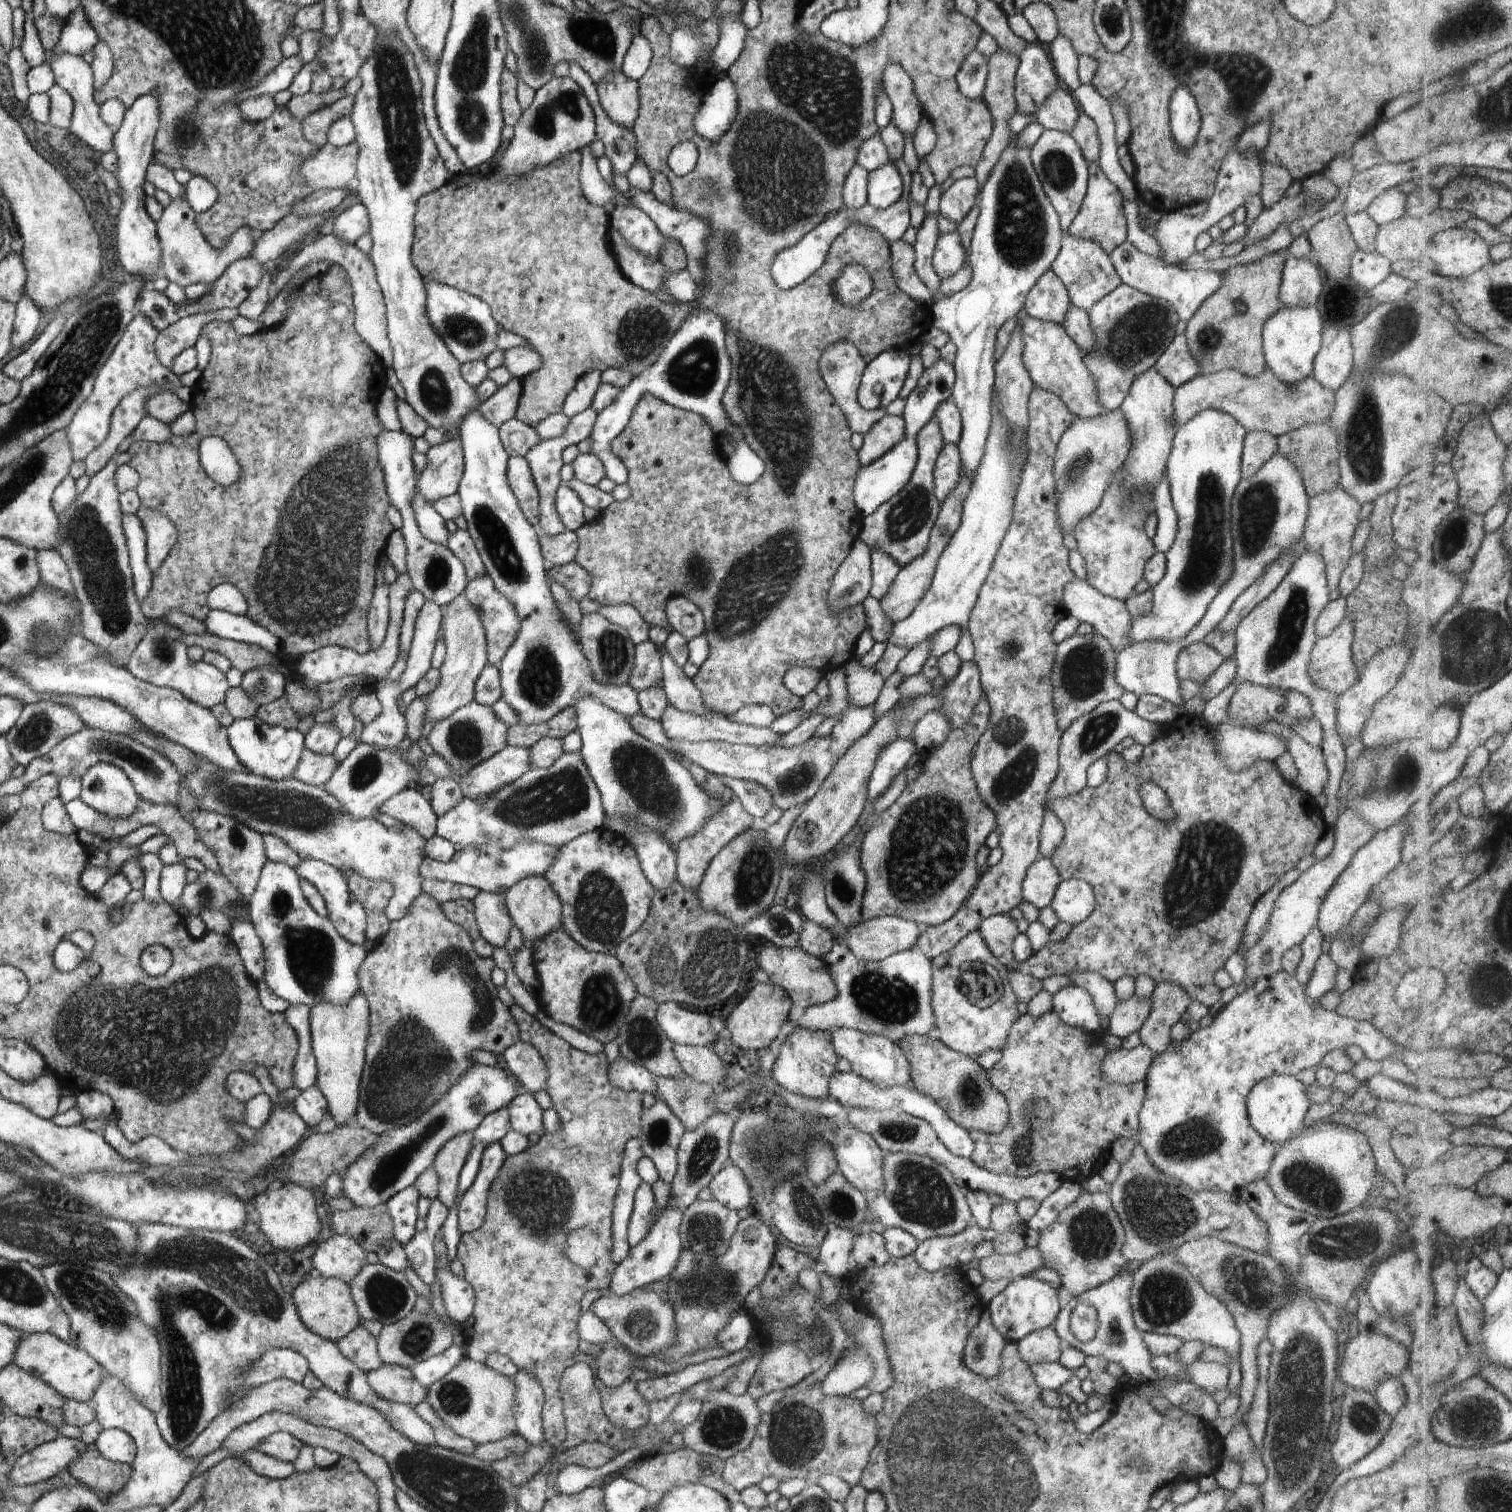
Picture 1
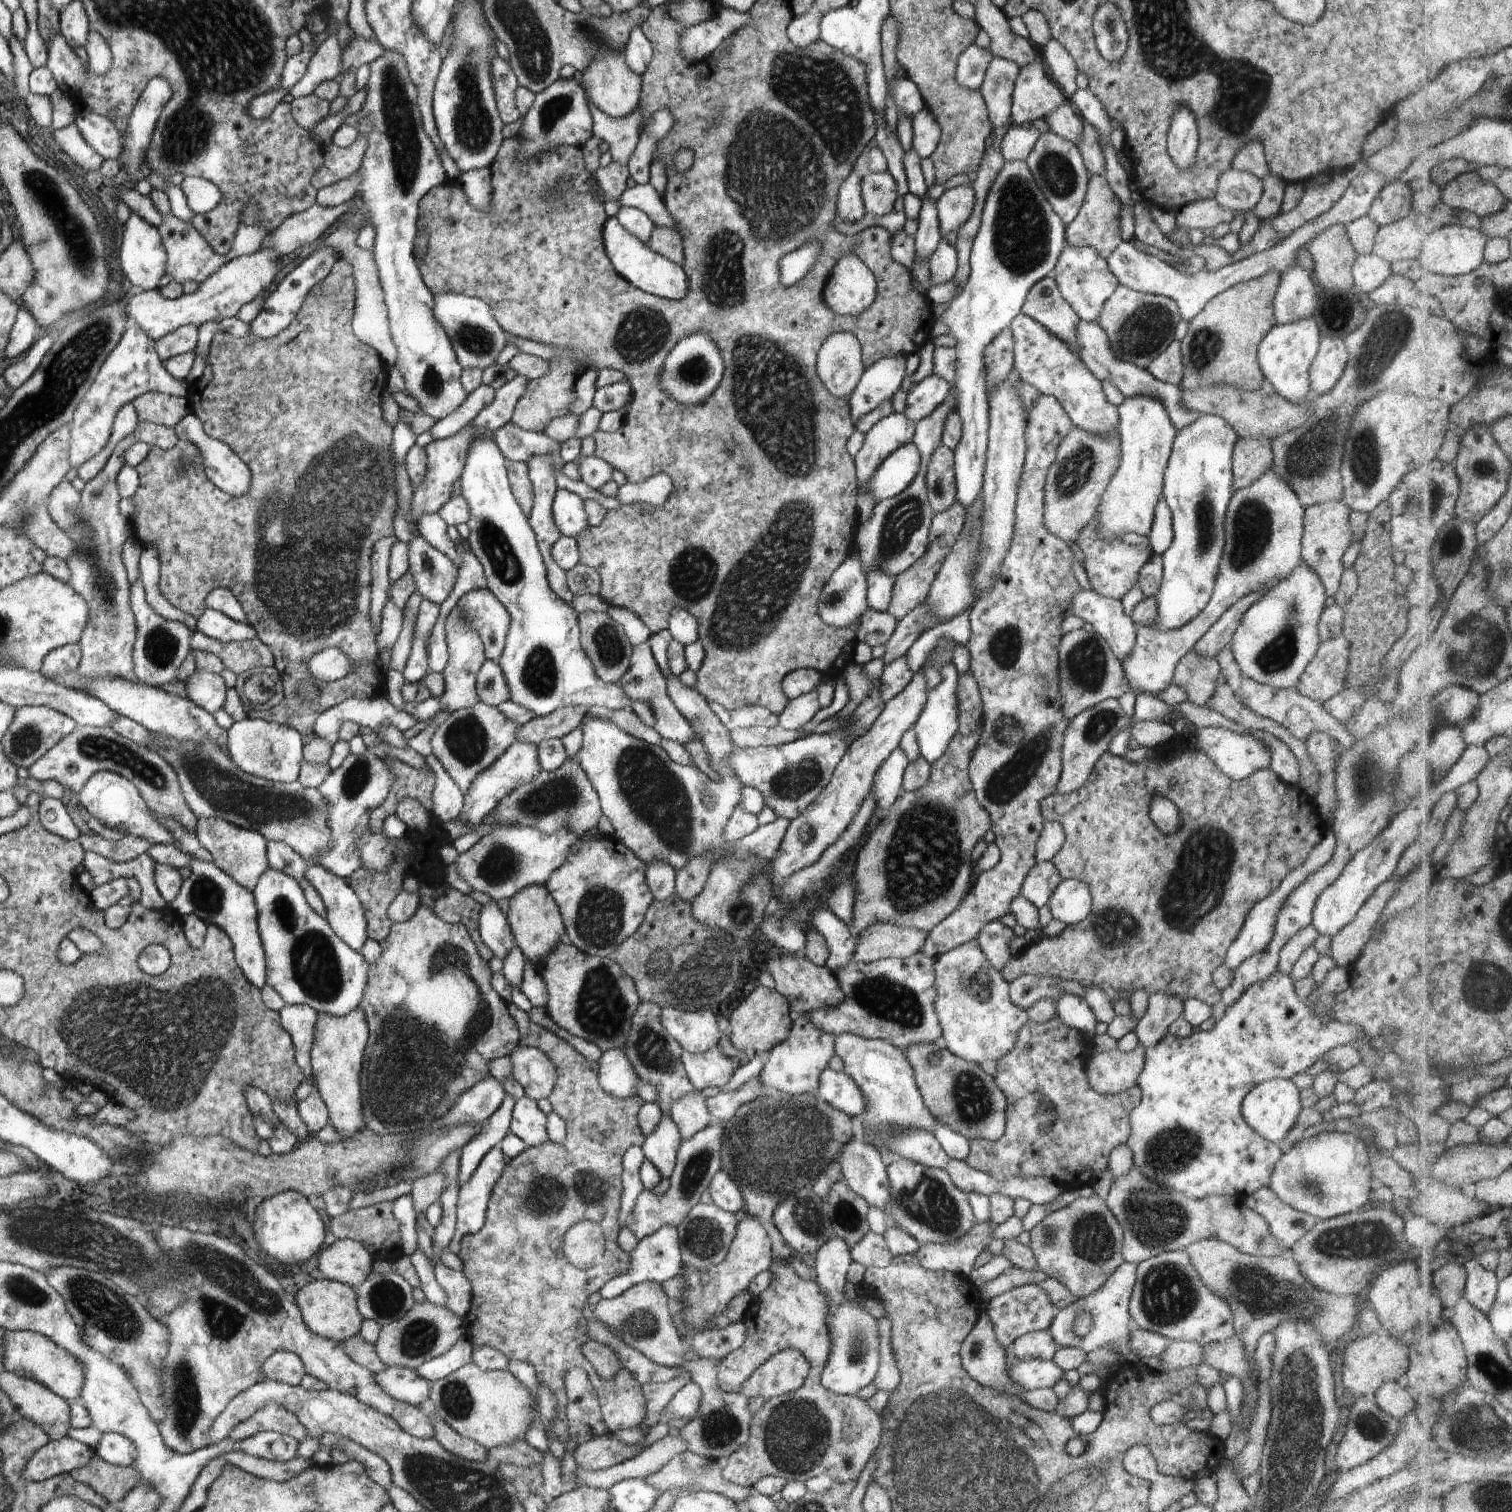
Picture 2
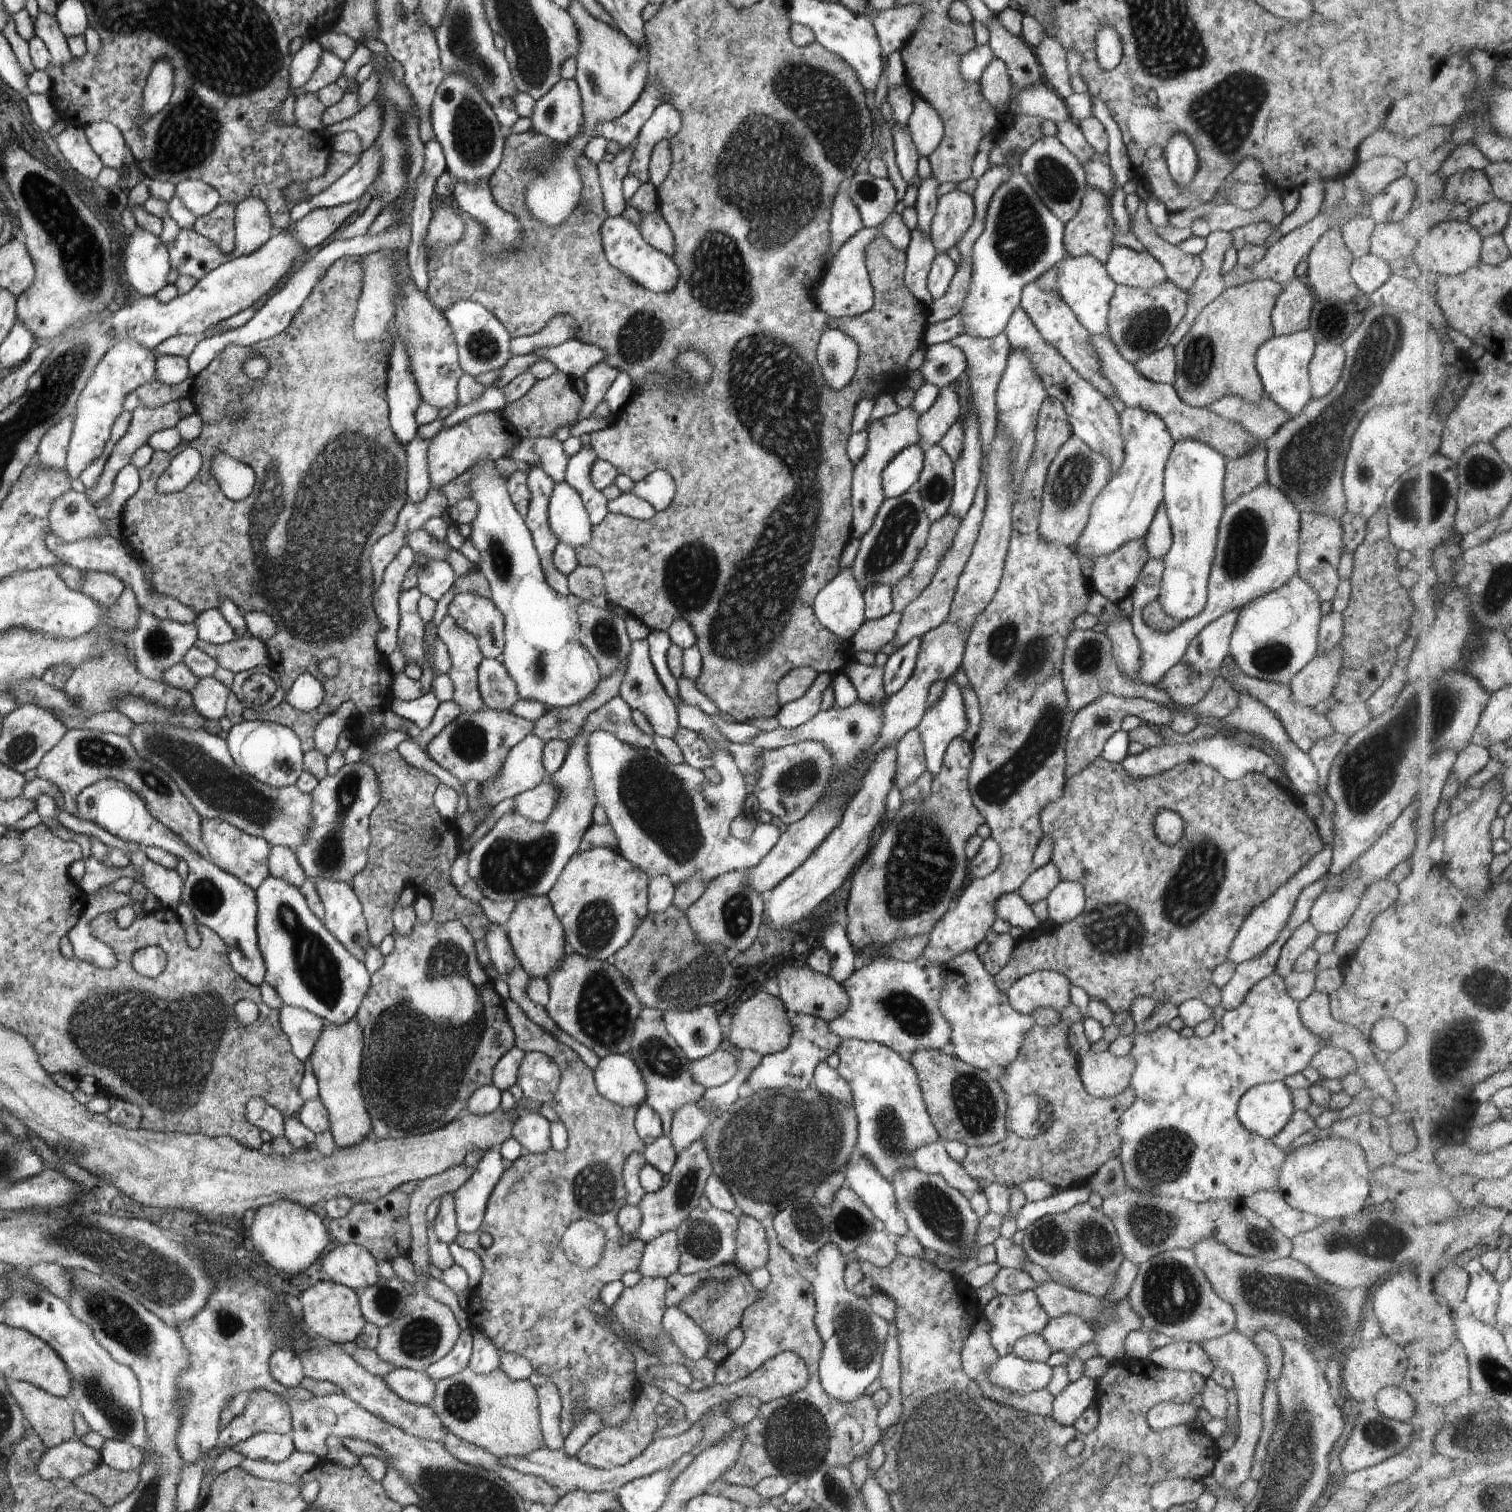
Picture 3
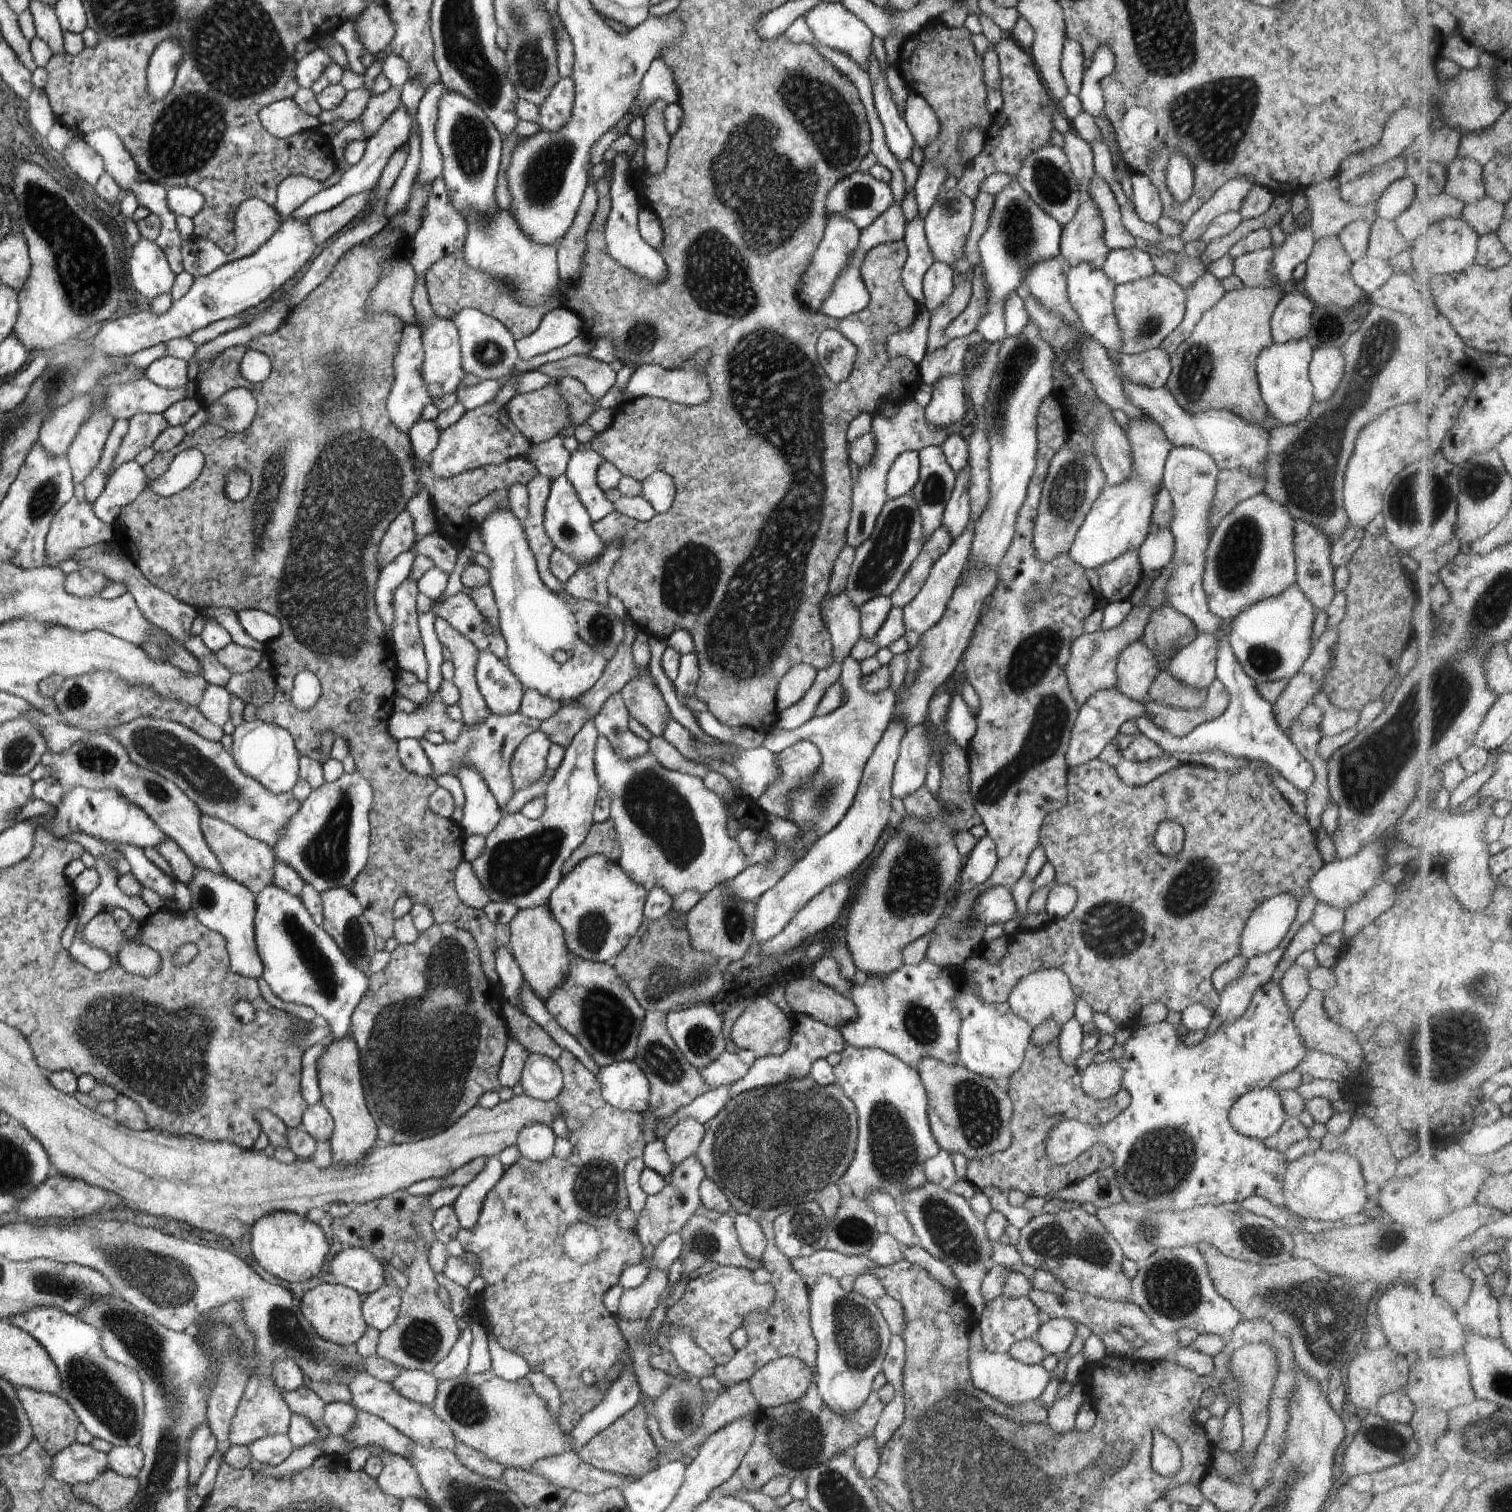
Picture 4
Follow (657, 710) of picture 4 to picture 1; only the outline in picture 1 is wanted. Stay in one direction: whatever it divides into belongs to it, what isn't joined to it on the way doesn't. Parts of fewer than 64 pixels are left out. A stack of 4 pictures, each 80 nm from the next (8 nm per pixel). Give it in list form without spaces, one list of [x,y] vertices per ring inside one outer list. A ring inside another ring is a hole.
[[[649,640],[635,647],[634,668],[627,684],[639,692],[656,688],[663,684],[661,654]],[[668,704],[664,714],[660,717],[660,724],[670,741],[688,741],[695,743],[700,741],[726,741],[735,745],[752,745],[753,747],[774,747],[780,740],[780,735],[771,728],[762,728],[729,721],[722,713],[710,713],[706,717],[688,715],[676,710]]]

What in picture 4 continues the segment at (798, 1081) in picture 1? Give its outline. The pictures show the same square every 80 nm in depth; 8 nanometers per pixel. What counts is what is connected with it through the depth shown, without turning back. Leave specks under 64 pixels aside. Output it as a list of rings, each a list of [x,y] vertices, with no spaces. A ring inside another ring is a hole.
[[[787,1011],[787,1017],[792,1031],[790,1048],[780,1056],[772,1055],[758,1058],[754,1065],[749,1068],[746,1076],[729,1088],[730,1097],[738,1096],[740,1093],[745,1093],[749,1090],[774,1086],[795,1076],[806,1077],[809,1075],[810,1067],[816,1059],[825,1059],[832,1052],[841,1053],[845,1049],[845,1040],[838,1029],[826,1026],[826,1024],[802,1013]]]

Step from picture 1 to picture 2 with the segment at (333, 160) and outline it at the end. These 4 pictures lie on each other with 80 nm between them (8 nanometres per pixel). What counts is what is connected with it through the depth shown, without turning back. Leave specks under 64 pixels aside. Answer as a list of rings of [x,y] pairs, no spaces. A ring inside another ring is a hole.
[[[360,132],[354,144],[348,148],[341,149],[334,144],[325,146],[322,166],[311,178],[312,186],[318,192],[354,174],[361,167],[368,146],[366,137]]]

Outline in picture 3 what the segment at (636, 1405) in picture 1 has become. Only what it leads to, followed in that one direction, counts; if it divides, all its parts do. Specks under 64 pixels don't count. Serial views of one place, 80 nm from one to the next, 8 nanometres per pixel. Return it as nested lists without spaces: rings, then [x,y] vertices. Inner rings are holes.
[[[512,999],[503,1001],[506,1016],[514,1031],[515,1046],[525,1053],[538,1051],[547,1054],[559,1066],[561,1081],[550,1106],[564,1122],[569,1145],[564,1152],[553,1148],[545,1154],[526,1152],[504,1171],[502,1178],[490,1193],[480,1228],[473,1233],[459,1233],[455,1242],[480,1256],[483,1274],[471,1292],[468,1320],[472,1329],[481,1330],[499,1351],[514,1353],[527,1358],[539,1375],[547,1376],[559,1390],[561,1417],[559,1429],[563,1437],[575,1425],[577,1406],[571,1397],[571,1383],[580,1380],[588,1390],[588,1408],[596,1410],[606,1427],[621,1425],[634,1408],[639,1383],[634,1369],[634,1356],[607,1327],[598,1323],[598,1316],[590,1306],[600,1299],[603,1286],[620,1281],[625,1272],[637,1270],[643,1255],[644,1244],[636,1241],[629,1249],[620,1244],[623,1232],[616,1222],[618,1211],[627,1204],[627,1190],[623,1181],[623,1166],[627,1156],[642,1153],[645,1144],[636,1133],[634,1119],[638,1107],[623,1107],[604,1098],[595,1085],[594,1071],[569,1046],[562,1044],[547,1030],[534,1024]],[[576,1220],[595,1222],[604,1232],[606,1254],[592,1268],[585,1269],[566,1260],[560,1238],[570,1222]]]

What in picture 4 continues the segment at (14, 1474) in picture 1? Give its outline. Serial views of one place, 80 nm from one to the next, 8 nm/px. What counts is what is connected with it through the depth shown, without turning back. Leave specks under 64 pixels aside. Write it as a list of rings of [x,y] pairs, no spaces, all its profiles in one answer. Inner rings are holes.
[[[76,1442],[55,1454],[52,1458],[51,1475],[70,1486],[97,1481],[102,1476],[102,1473],[109,1468],[107,1454],[96,1450],[91,1444],[83,1445]]]

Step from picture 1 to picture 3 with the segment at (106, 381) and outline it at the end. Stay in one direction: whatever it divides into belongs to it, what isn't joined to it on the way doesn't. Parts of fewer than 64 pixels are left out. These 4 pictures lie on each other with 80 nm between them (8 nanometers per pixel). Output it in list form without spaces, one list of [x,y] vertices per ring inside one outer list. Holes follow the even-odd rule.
[[[133,338],[116,342],[102,357],[75,406],[73,433],[65,462],[65,470],[72,480],[78,479],[82,471],[103,453],[114,421],[123,412],[125,396],[138,388],[138,385],[156,381],[156,359],[156,355],[150,349],[139,346]]]

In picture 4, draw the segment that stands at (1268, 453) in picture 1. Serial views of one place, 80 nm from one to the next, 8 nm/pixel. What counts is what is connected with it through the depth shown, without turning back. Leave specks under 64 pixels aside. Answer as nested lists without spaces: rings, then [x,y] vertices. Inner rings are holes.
[[[1221,470],[1217,476],[1215,497],[1212,499],[1209,516],[1209,532],[1234,510],[1241,502],[1263,492],[1265,479],[1257,479],[1242,471]]]

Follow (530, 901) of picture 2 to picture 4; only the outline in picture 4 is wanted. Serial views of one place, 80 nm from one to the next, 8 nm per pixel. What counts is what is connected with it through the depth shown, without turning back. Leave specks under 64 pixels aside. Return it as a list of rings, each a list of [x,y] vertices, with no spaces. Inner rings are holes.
[[[544,905],[517,911],[508,928],[511,932],[508,947],[520,967],[523,979],[535,996],[545,1003],[570,974],[571,960],[568,959],[569,950],[562,927],[556,922],[548,905]]]

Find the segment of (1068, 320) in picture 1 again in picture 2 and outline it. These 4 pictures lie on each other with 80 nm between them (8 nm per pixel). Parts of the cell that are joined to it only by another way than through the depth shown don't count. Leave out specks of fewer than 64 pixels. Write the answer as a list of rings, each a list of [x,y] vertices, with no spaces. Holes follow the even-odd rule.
[[[1079,318],[1077,326],[1079,354],[1086,368],[1100,381],[1110,381],[1120,390],[1126,399],[1143,396],[1158,401],[1166,409],[1170,422],[1174,425],[1177,434],[1183,428],[1193,425],[1201,416],[1199,412],[1187,409],[1184,404],[1179,387],[1170,383],[1156,380],[1146,369],[1138,368],[1135,364],[1116,358],[1110,348],[1108,335],[1104,329],[1096,324],[1089,323]]]

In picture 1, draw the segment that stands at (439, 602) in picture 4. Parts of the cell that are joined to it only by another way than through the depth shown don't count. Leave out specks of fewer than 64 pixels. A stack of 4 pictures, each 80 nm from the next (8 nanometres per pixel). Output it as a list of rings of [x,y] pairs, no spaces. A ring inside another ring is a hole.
[[[486,572],[481,577],[470,581],[465,586],[462,593],[471,605],[478,606],[485,630],[487,659],[490,665],[497,668],[515,639],[521,619],[518,618],[514,605],[503,594],[497,591],[497,588],[493,585],[492,579]]]

